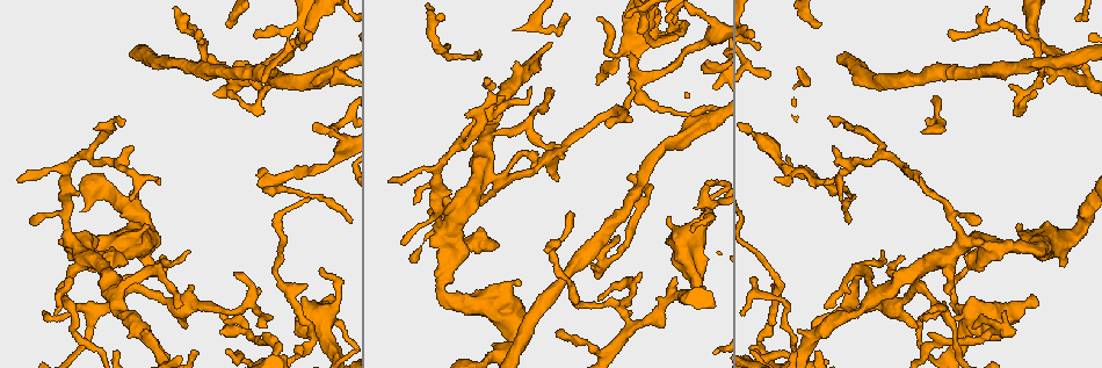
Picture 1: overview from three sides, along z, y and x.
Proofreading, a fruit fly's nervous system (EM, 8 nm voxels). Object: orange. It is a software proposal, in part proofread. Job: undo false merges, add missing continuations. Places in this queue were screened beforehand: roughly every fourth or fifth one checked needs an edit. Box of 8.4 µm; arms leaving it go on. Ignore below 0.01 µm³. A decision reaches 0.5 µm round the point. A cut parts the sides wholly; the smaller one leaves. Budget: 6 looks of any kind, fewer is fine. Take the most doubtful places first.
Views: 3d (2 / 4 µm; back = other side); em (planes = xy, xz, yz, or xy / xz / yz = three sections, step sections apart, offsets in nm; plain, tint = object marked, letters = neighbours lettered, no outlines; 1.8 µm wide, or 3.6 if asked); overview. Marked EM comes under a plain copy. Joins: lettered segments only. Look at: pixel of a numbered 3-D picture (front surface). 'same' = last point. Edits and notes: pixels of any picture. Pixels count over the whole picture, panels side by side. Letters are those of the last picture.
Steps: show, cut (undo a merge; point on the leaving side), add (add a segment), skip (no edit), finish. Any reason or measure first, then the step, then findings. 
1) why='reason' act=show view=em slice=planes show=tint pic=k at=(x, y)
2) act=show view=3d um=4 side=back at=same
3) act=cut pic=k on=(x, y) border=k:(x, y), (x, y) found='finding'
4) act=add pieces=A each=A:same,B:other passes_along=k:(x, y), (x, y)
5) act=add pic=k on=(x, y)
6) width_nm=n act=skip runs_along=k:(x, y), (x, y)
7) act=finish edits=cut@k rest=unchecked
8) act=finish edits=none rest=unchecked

why='free end' act=show view=em slice=planes show=tint pic=1 at=(256, 175)

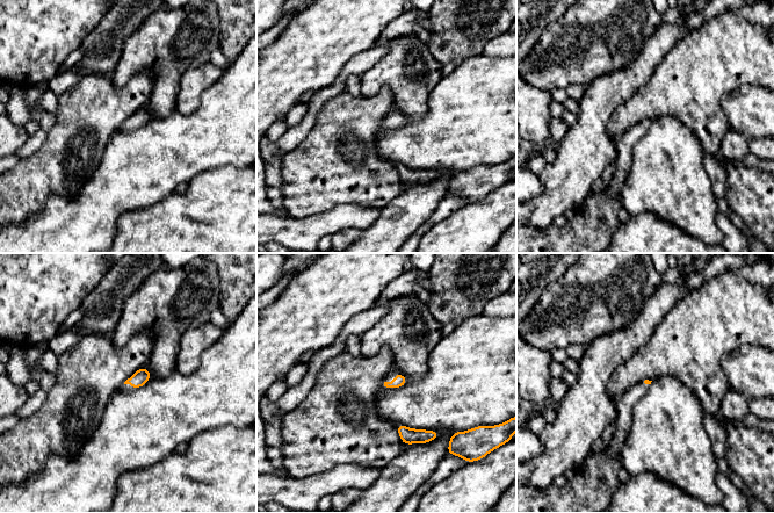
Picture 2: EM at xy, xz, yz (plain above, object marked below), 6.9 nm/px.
act=show view=em slice=planes show=letters at=same

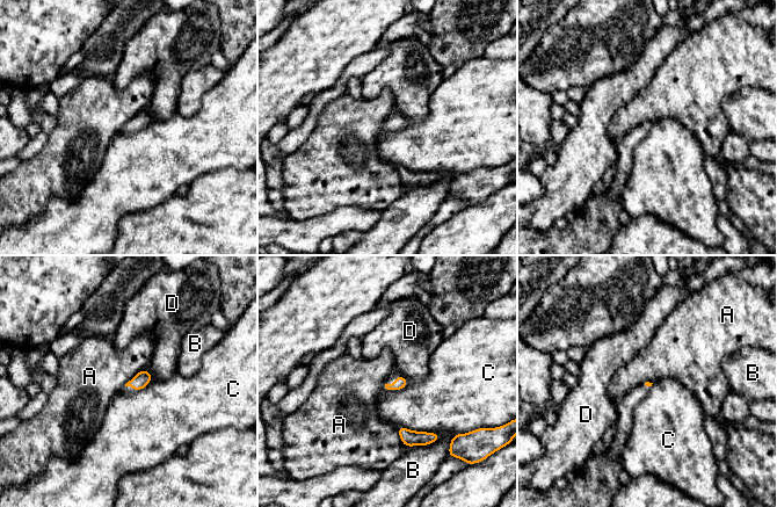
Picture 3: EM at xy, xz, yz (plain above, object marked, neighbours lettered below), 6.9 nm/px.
act=skip each=A:other,B:other,C:other,D:other found='none of them fits'

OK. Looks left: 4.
act=show view=3d um=2 pic=1 at=(464, 238)

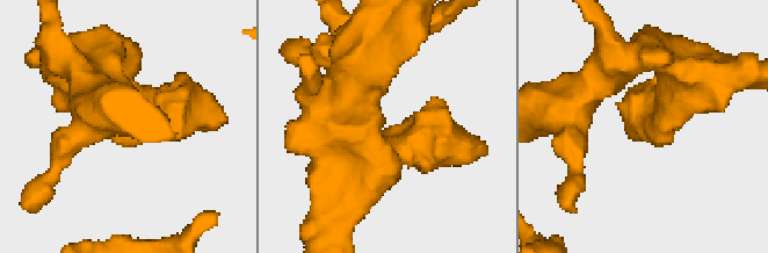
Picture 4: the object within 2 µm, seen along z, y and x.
why='now the EM' act=show view=em slice=xz step=8 show=letters pic=4 at=(646, 135)

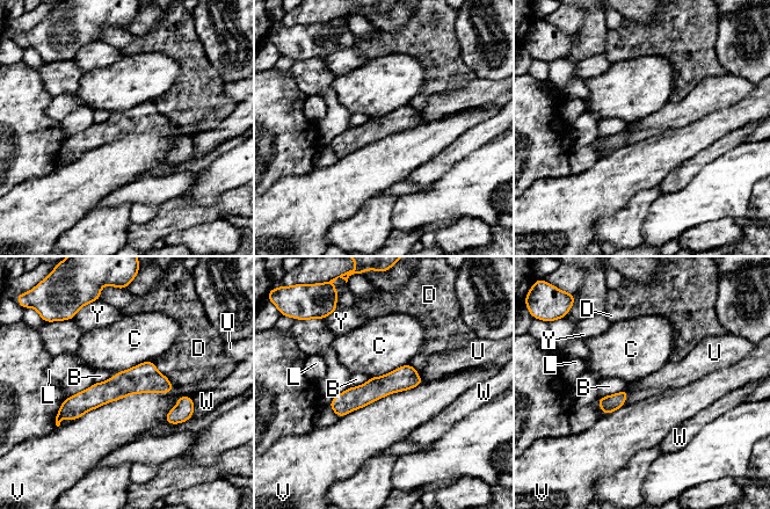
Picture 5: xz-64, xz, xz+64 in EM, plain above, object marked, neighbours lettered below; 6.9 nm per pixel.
why='cut it another way' act=show view=em slice=planes show=letters at=same

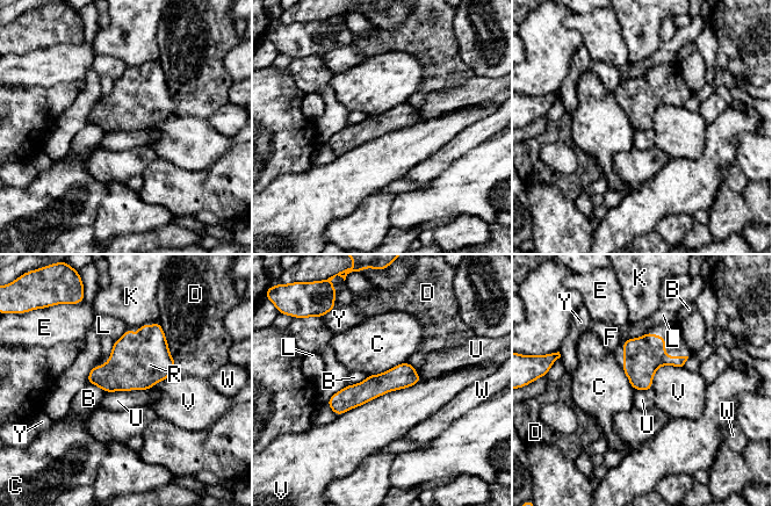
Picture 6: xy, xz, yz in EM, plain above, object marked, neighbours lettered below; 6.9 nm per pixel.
width_nm=170 act=add pieces=R each=B:other,C:other,D:other,E:other,F:other,K:other,L:other,R:same,U:other,V:other,W:other,Y:other passes_along=6:(642, 356), (664, 348), (673, 345) found='it goes on there'

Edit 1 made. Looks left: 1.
act=finish edits=add@6 rest=unchecked

